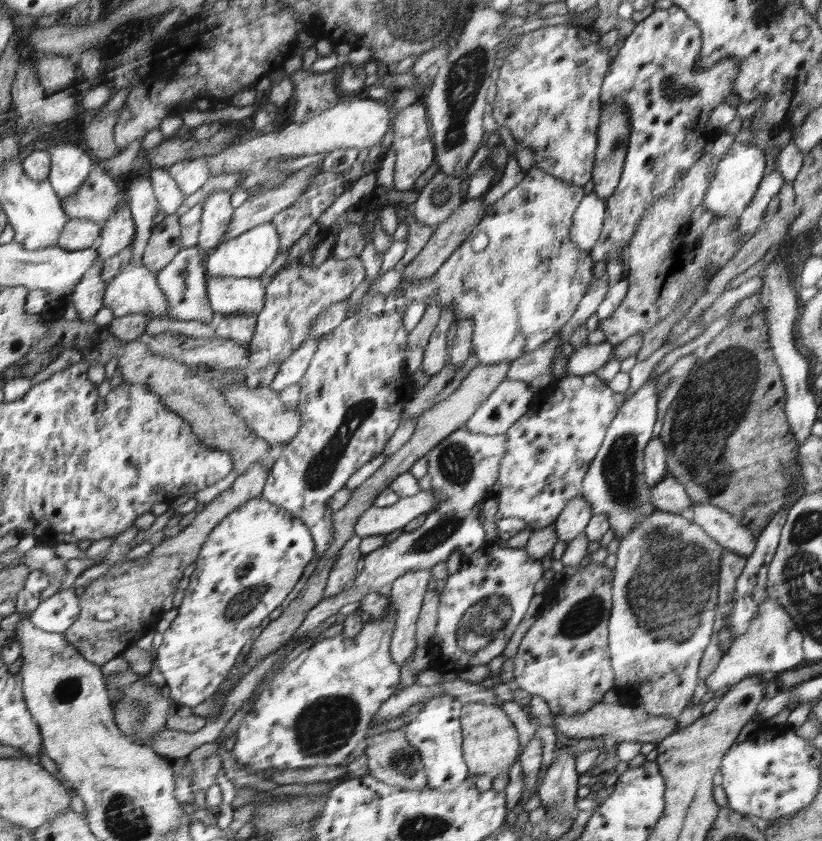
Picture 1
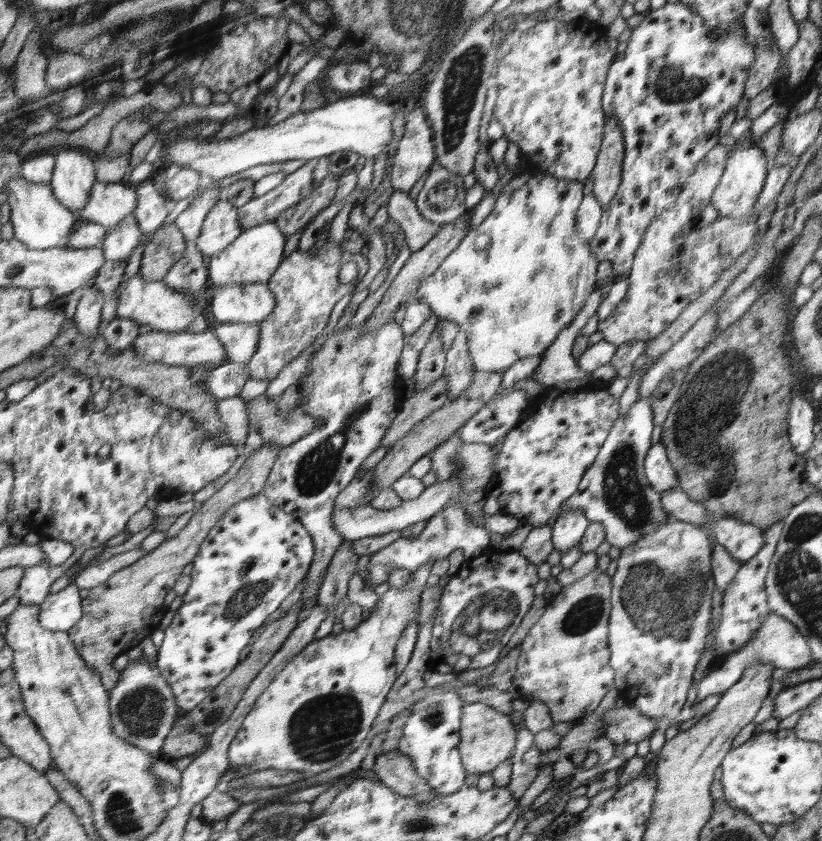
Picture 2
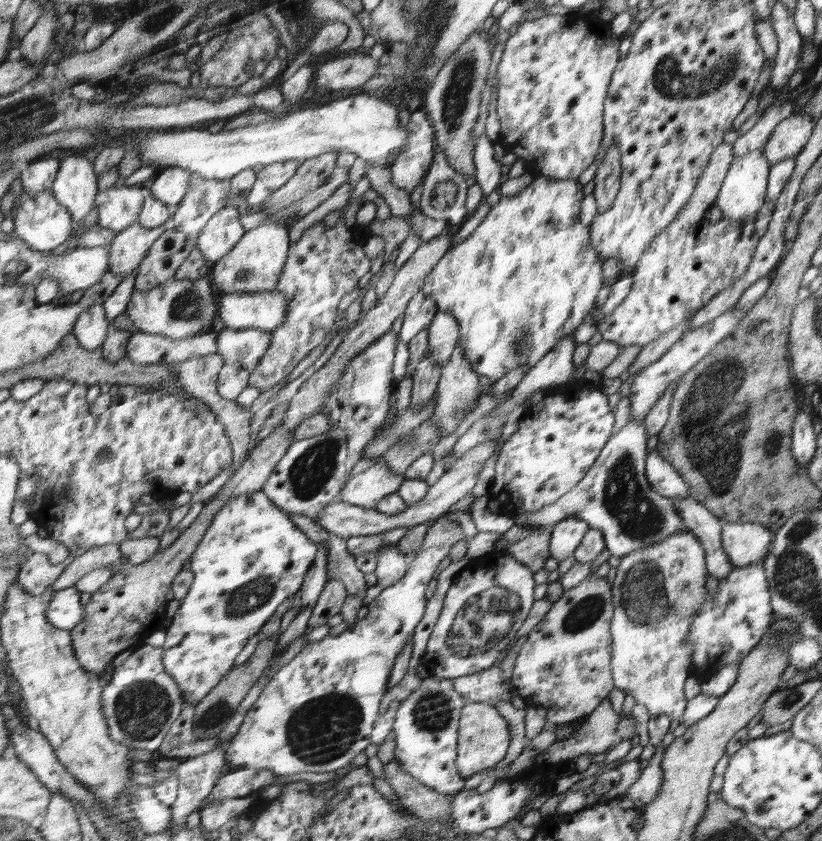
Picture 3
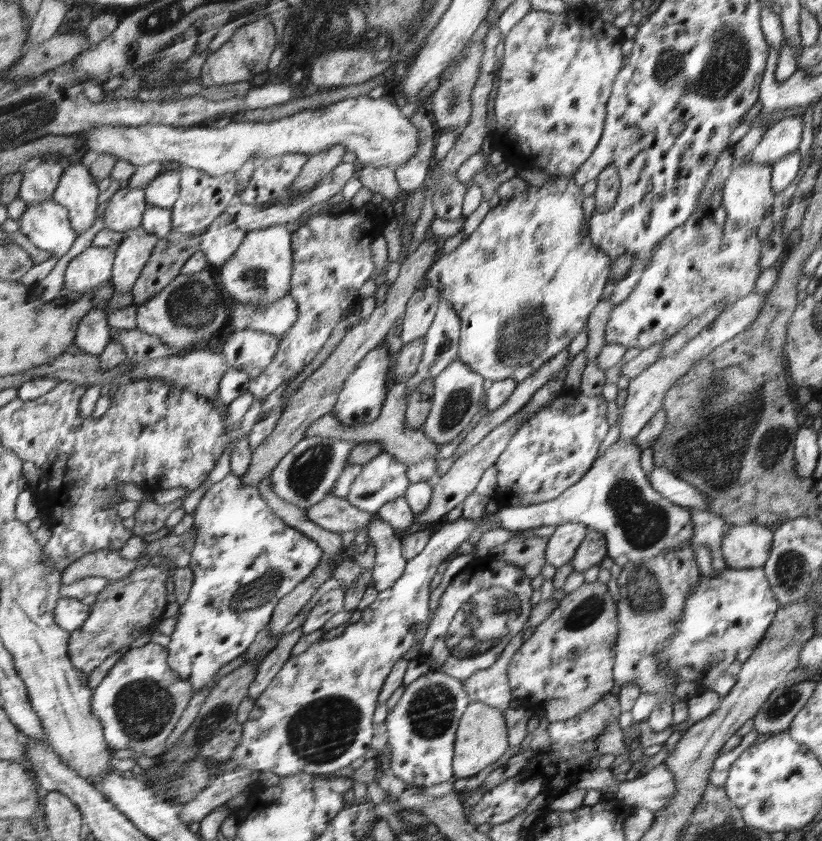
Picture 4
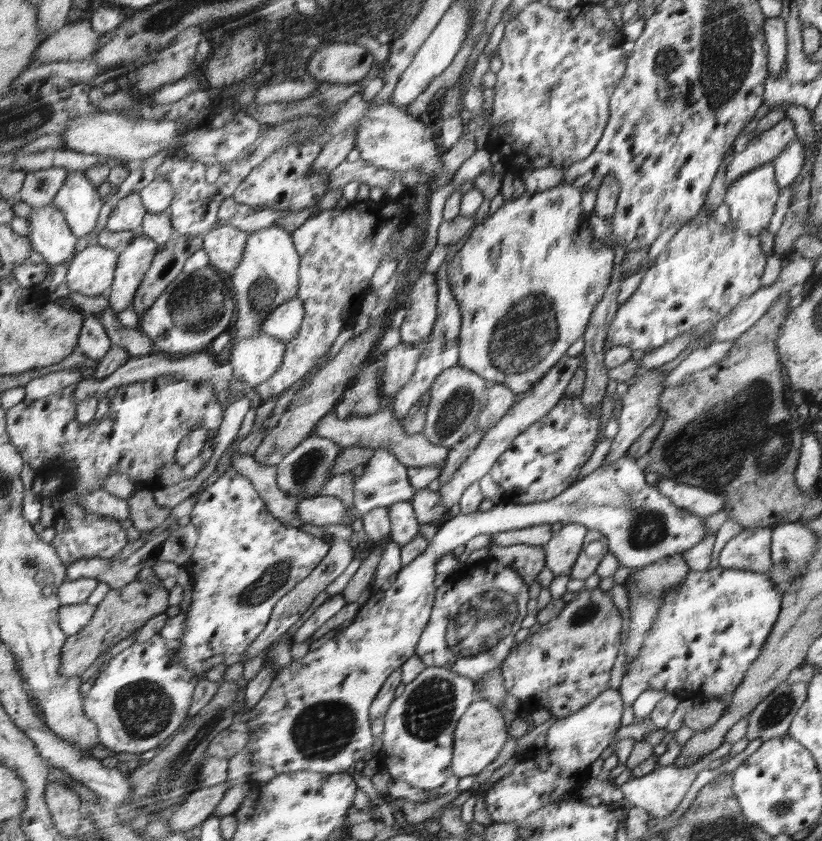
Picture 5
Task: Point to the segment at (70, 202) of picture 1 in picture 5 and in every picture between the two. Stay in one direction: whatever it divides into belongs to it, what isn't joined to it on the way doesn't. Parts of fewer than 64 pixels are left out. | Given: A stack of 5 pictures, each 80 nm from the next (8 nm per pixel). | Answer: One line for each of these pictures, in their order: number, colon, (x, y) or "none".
2: (109, 204)
3: (118, 208)
4: (124, 212)
5: (128, 214)

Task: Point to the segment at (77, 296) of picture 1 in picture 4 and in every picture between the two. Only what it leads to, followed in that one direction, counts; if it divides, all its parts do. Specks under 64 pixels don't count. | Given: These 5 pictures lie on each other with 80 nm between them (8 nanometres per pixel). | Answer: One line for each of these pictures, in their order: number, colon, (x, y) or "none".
2: (88, 315)
3: (92, 328)
4: (94, 336)

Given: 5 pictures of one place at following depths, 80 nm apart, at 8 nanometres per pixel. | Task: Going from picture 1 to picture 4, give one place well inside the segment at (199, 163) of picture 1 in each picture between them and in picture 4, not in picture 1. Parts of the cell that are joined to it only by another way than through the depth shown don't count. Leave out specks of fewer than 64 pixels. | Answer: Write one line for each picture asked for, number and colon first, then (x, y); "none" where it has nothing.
2: (182, 181)
3: (170, 186)
4: (162, 191)

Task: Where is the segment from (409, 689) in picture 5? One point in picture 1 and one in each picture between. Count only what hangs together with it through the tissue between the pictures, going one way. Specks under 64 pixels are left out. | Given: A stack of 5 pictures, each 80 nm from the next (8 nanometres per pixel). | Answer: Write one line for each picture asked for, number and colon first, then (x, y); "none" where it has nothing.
1: (435, 733)
2: (430, 738)
3: (425, 729)
4: (421, 728)

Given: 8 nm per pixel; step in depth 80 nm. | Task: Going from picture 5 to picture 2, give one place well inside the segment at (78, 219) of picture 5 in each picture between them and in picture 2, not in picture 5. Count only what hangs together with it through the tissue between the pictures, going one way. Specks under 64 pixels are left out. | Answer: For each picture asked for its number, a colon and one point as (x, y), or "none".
2: (75, 177)
3: (75, 187)
4: (77, 191)

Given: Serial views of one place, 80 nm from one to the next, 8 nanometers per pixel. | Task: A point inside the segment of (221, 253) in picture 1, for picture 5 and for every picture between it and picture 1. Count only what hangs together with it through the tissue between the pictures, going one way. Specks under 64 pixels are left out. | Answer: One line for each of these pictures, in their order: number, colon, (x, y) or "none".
2: (254, 256)
3: (255, 264)
4: (259, 274)
5: (268, 275)

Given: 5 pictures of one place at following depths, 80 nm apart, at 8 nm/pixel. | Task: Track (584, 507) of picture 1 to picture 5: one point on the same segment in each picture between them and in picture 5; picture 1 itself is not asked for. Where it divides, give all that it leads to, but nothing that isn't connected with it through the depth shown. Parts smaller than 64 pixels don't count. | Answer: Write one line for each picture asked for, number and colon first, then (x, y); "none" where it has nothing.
2: (568, 530)
3: (567, 535)
4: (561, 548)
5: (561, 553)

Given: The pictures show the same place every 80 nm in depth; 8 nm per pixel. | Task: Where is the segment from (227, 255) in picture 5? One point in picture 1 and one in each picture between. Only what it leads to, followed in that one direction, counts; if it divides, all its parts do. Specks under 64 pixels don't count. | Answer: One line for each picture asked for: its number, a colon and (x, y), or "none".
1: (216, 216)
2: (221, 227)
3: (223, 231)
4: (222, 239)

